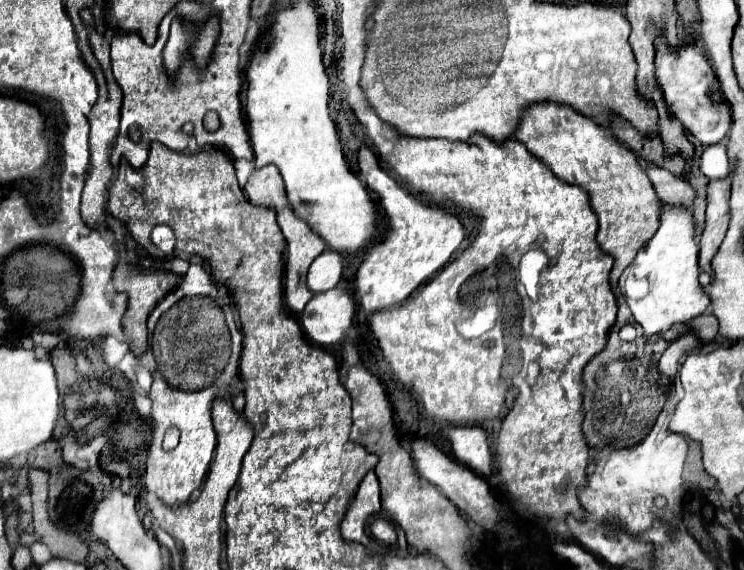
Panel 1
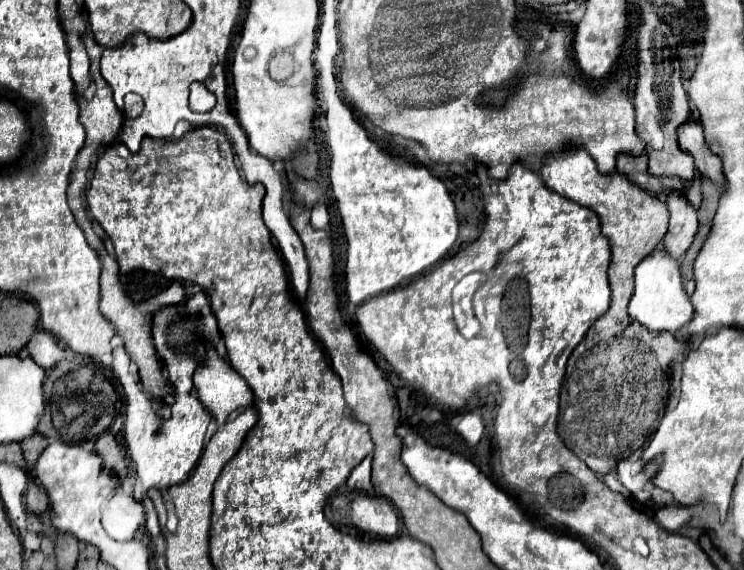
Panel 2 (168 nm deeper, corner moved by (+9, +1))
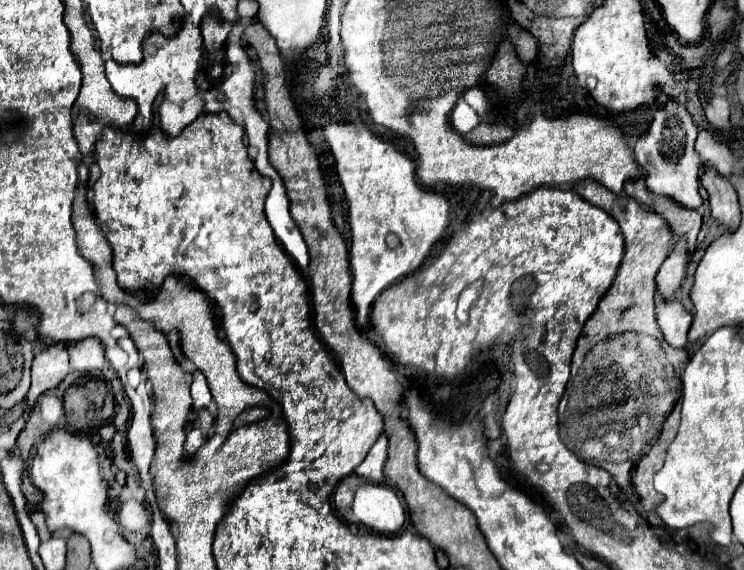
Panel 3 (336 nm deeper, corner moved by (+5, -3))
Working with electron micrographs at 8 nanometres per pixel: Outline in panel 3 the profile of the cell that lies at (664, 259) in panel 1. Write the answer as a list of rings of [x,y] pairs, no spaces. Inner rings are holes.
[[[656,299],[656,321],[664,339],[672,347],[684,347],[686,335],[692,325],[692,313],[676,299]]]

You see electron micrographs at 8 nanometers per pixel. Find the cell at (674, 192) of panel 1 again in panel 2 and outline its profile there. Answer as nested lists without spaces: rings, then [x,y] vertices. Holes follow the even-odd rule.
[[[668,193],[662,199],[666,201],[670,211],[670,227],[662,241],[664,251],[668,251],[672,259],[682,259],[698,231],[698,217],[686,195],[680,197],[676,193]]]

